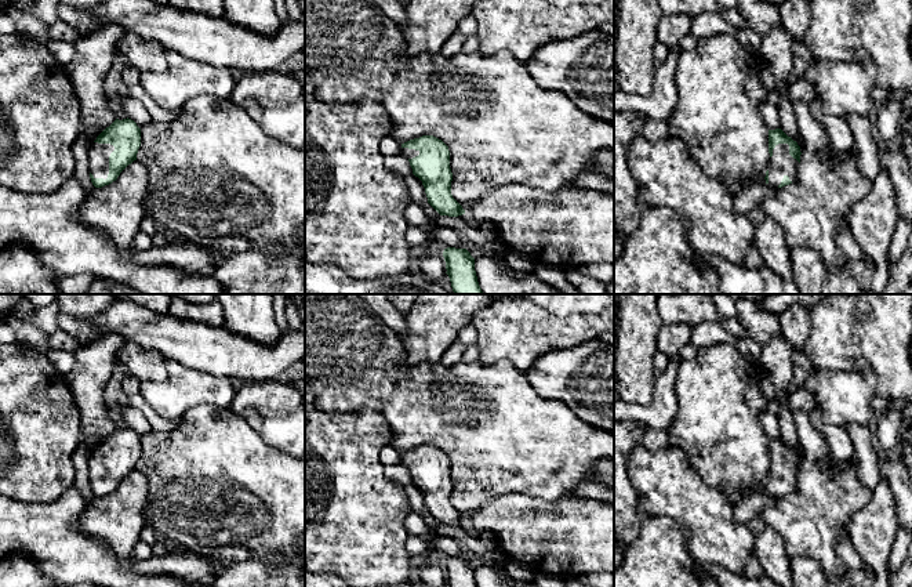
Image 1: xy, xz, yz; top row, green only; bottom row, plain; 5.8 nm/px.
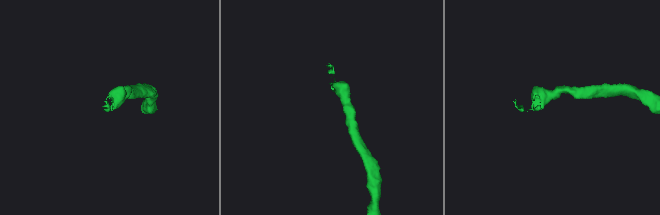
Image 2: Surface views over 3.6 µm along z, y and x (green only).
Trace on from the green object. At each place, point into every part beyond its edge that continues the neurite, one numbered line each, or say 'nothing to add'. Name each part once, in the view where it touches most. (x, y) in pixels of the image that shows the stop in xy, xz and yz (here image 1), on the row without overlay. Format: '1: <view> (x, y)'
1: xy (98, 464)

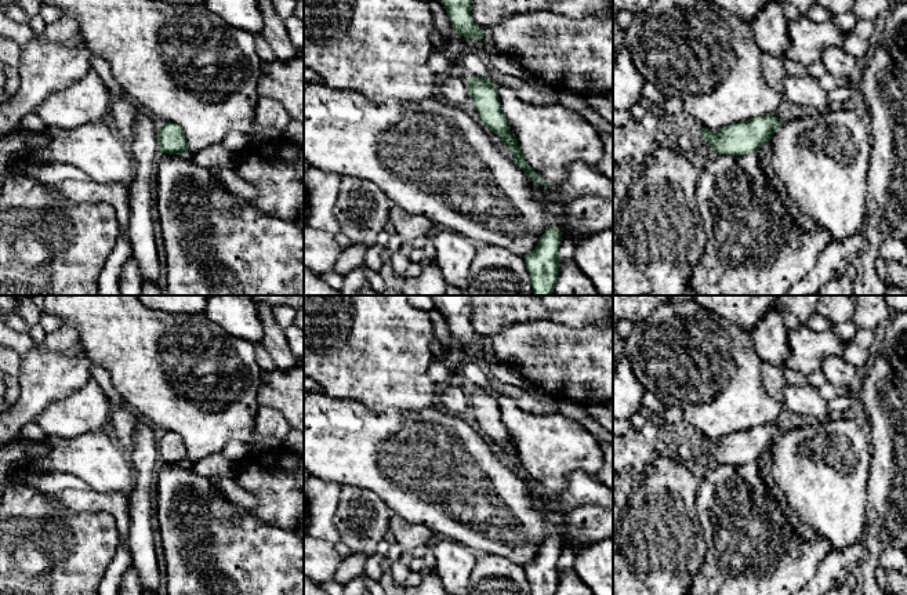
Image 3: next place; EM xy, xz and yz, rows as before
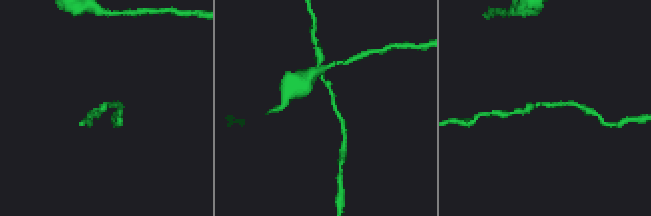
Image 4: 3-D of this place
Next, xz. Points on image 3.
nothing to add

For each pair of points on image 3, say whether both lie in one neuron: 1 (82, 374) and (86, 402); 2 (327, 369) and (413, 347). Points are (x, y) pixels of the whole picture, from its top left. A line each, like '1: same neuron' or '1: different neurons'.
1: different neurons
2: same neuron

